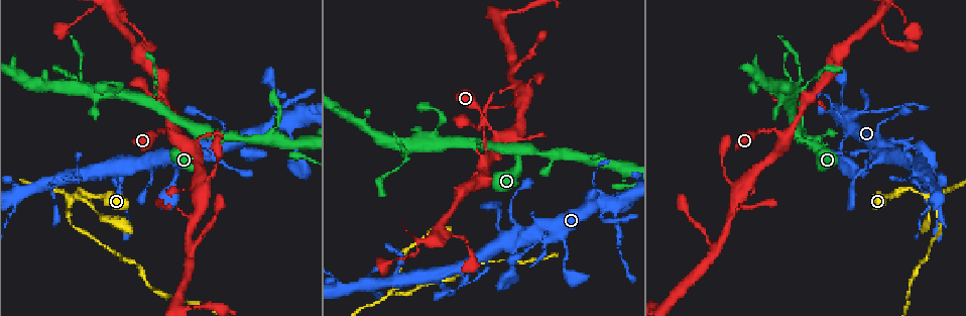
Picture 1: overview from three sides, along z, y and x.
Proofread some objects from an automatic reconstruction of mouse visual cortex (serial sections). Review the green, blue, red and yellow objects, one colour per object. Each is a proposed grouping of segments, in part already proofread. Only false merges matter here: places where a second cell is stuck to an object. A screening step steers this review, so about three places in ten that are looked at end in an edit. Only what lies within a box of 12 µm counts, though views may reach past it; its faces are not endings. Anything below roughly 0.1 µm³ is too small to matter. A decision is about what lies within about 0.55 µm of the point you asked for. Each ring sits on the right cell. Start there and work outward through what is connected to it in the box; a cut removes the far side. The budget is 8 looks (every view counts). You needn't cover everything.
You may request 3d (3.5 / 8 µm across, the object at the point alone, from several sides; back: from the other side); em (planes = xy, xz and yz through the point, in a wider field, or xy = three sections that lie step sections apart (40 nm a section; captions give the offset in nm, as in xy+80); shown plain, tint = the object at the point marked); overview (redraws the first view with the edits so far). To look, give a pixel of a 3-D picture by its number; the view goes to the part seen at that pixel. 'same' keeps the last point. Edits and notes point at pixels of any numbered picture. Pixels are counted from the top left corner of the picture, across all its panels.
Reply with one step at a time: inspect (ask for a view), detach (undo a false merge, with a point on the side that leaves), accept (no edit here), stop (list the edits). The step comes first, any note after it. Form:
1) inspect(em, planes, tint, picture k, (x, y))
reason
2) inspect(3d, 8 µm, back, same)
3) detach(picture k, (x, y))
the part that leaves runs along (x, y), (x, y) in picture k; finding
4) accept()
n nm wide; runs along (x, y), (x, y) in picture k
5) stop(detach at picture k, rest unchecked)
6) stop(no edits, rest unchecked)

inspect(3d, 3.5 µm, back, picture 1, (520, 149))
side arm on a straight run

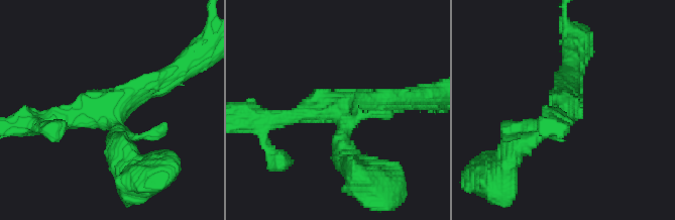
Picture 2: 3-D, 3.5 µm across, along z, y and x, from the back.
inspect(em, xy, step 3, plain, picture 2, (339, 108))

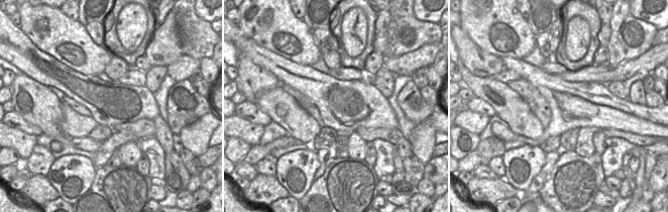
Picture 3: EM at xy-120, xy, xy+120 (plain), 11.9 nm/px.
inspect(em, xy, step 3, tint, same)

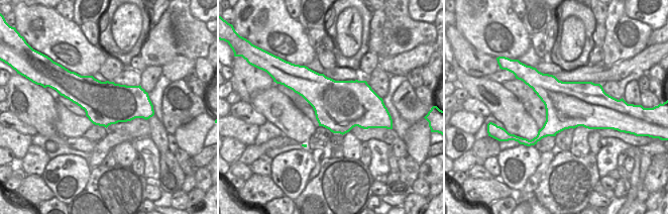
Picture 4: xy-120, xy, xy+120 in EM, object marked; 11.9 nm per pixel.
accept()
runs along (517, 146), (563, 115), (570, 75) in picture 2; one cell here

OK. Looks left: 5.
inspect(3d, 3.5 µm, picture 1, (872, 21))

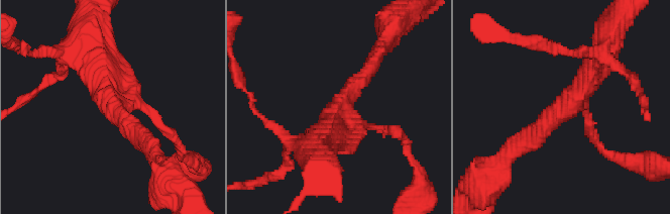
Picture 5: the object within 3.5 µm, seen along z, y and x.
inspect(em, planes, tint, picture 5, (341, 109))
shape alone is not enough

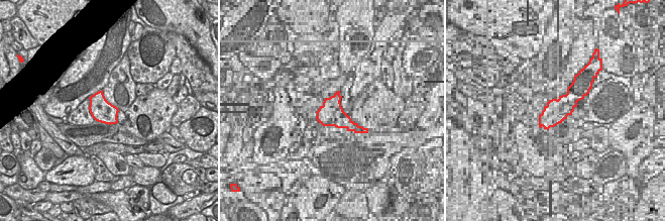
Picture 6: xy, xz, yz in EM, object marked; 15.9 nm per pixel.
inspect(em, xy, step 1, tint, same)

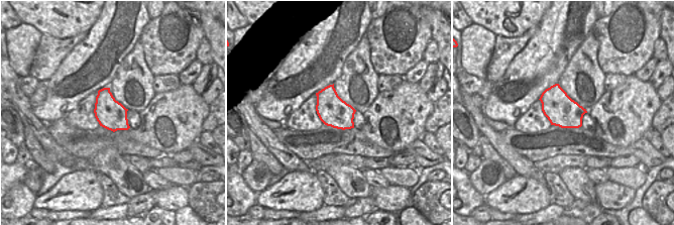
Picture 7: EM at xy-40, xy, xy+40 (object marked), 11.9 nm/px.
accept()
runs along (524, 142), (557, 118), (601, 52) in picture 5; continuous, no second cell

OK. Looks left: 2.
stop(no edits, rest unchecked)

